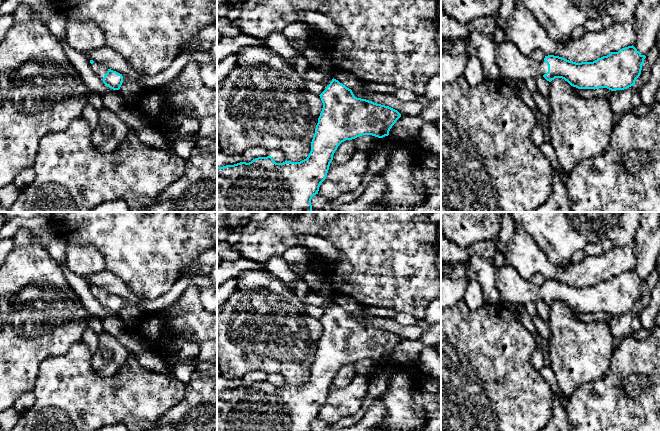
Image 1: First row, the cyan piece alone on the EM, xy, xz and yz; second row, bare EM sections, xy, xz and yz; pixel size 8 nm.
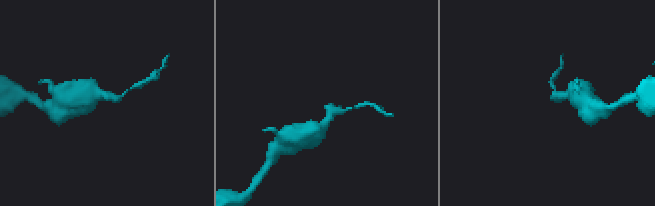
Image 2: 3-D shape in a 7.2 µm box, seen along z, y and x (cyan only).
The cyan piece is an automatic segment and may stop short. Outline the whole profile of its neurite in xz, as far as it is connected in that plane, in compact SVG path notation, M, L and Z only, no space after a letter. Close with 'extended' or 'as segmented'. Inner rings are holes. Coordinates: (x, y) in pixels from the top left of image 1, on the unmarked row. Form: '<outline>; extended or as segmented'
M334 302L319 320L323 332L318 342L308 381L300 386L286 384L283 387L276 387L271 380L267 380L255 382L249 387L240 386L217 391L217 431L312 431L311 423L318 418L321 407L326 403L338 370L346 364L362 359L372 359L378 362L388 360L392 350L401 341L397 334L389 330L355 321L351 313Z; as segmented

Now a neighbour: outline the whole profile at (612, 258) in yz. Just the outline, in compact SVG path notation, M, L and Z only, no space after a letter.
M519 225L503 254L505 264L517 270L518 274L530 280L541 273L545 280L554 279L576 287L593 286L598 282L632 270L636 265L634 242L613 247L605 254L585 257L581 262L566 268L558 268L541 251L536 242Z

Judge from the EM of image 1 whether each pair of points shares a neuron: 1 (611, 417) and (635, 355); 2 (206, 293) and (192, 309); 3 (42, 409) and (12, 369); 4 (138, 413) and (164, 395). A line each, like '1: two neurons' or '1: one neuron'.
1: one neuron
2: two neurons
3: two neurons
4: one neuron

